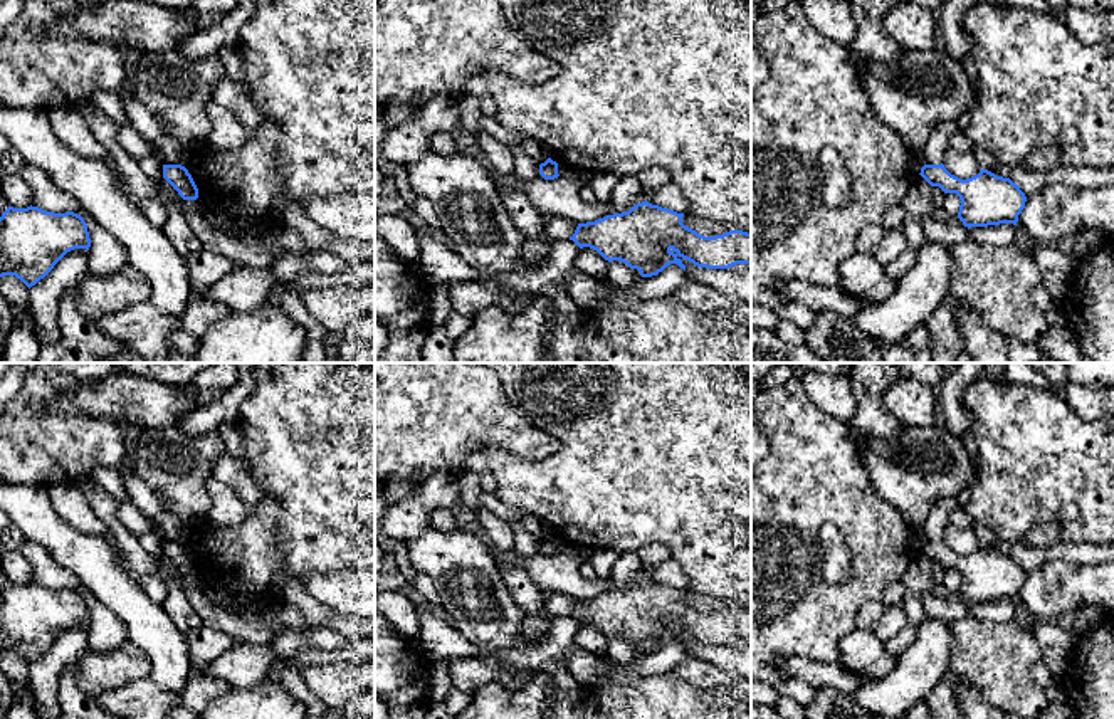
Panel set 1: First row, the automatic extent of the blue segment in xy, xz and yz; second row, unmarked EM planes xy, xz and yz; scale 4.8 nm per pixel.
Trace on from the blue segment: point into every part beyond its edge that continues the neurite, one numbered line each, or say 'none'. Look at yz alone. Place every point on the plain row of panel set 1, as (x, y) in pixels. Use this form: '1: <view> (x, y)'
none

